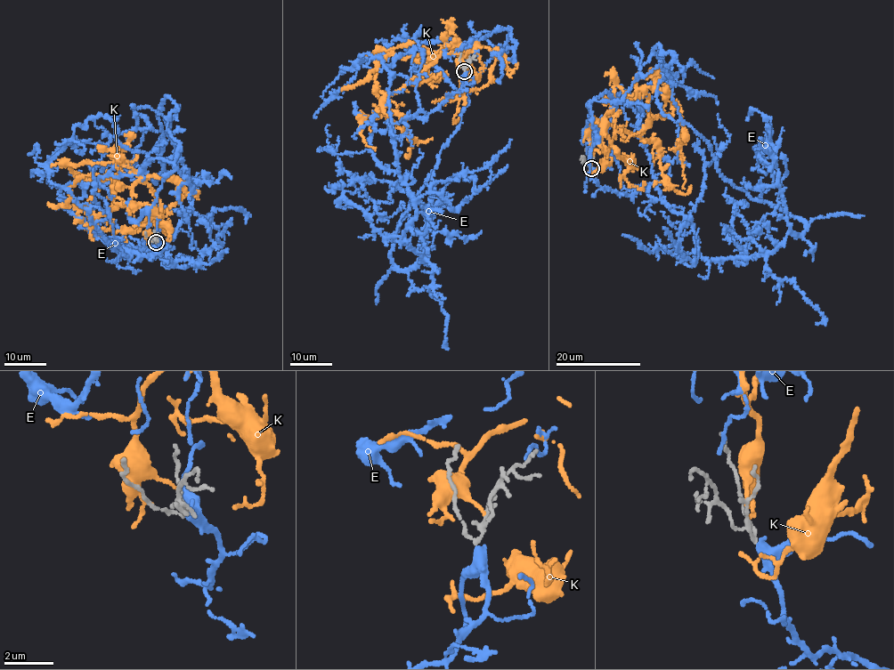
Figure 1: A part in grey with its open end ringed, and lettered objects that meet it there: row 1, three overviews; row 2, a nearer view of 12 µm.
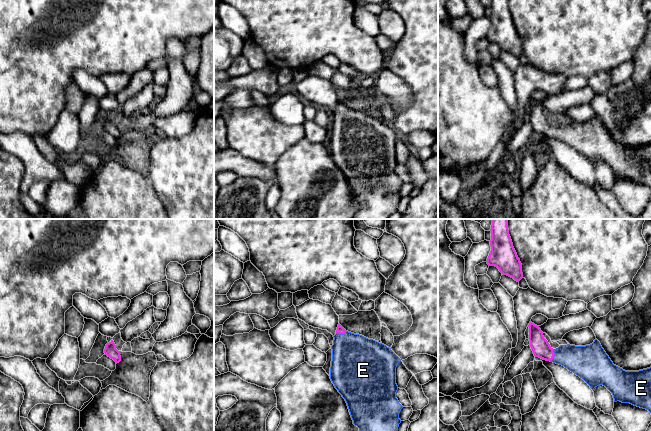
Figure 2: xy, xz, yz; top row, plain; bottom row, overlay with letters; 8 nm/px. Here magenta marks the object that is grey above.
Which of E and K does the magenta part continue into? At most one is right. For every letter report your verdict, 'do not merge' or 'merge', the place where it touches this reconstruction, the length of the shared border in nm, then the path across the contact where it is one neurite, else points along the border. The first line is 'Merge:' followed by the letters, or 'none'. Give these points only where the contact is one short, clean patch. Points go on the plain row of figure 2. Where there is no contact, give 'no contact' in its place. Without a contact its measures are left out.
Merge: E
E: merge; meets magenta in yz at (554, 131); contact 110 nm long; runs through yz (541, 124), (545, 128), (554, 131), (568, 131), (584, 137)
K: do not merge; no contact

